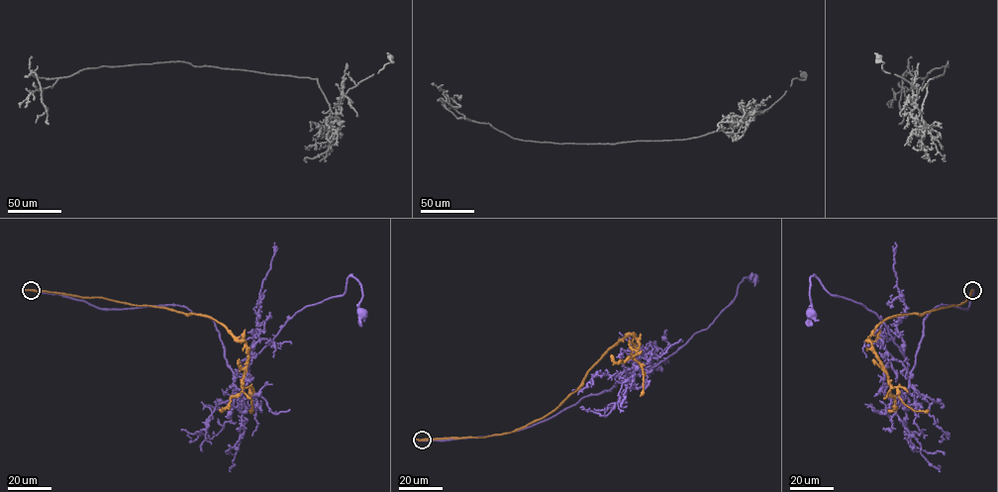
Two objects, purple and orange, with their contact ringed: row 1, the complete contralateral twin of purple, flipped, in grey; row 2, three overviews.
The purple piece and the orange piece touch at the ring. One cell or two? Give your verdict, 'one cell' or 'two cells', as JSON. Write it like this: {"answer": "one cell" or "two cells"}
{"answer": "two cells"}

